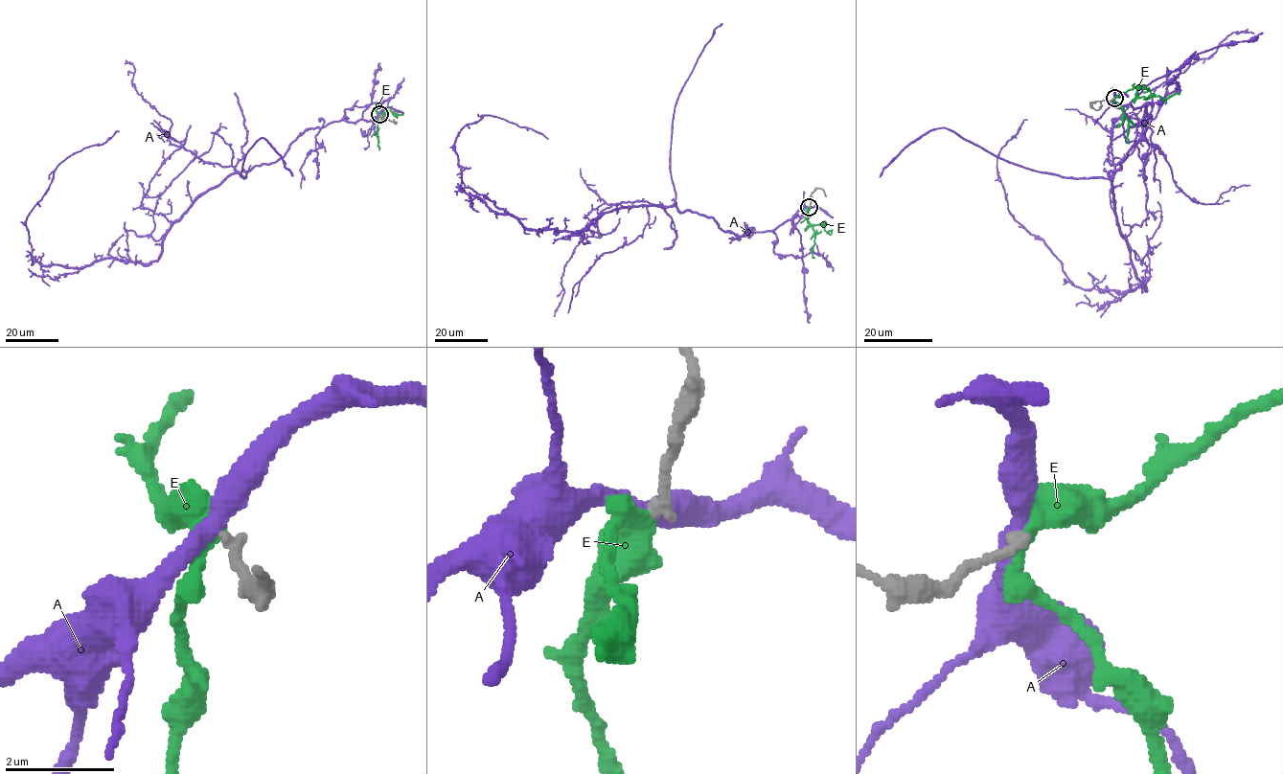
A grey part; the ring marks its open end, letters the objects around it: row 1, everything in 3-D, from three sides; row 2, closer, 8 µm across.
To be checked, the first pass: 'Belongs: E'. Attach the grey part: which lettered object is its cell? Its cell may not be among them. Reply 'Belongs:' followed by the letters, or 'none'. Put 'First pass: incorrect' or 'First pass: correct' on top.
First pass: correct
Belongs: E

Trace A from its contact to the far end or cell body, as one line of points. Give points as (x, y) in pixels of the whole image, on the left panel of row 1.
A: (379, 114), (307, 128), (275, 162), (232, 173), (155, 261), (32, 263), (25, 221), (55, 169), (118, 131)

